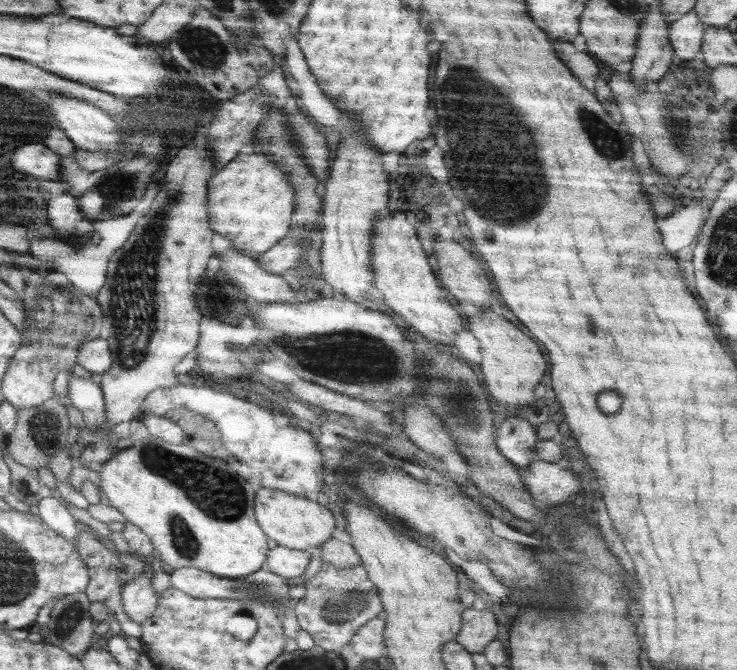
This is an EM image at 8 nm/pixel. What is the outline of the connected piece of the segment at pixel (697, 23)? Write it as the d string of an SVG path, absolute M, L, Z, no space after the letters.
M692 8L684 16L669 23L669 42L676 59L687 61L701 50L706 26Z

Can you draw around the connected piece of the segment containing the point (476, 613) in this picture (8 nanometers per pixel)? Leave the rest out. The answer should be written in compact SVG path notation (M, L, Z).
M465 608L461 617L461 627L455 641L468 652L480 654L489 642L496 640L498 622L490 610Z

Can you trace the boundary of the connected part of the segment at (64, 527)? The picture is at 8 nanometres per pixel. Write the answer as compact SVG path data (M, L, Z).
M53 496L42 498L38 501L38 516L42 523L62 536L66 542L70 542L77 550L78 534L80 531L76 528L76 520L68 511L68 508L62 502Z

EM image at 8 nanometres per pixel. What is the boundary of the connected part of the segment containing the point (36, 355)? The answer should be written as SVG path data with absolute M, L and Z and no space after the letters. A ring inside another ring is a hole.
M60 272L30 274L19 295L25 308L25 331L23 335L21 334L19 349L6 367L2 379L2 395L4 400L10 402L16 410L26 410L26 408L36 408L46 400L53 398L54 379L58 376L58 372L72 372L77 362L79 348L87 341L99 336L104 322L102 322L102 308L98 306L98 302L90 300L90 296L78 296L78 292L74 292L66 276Z

